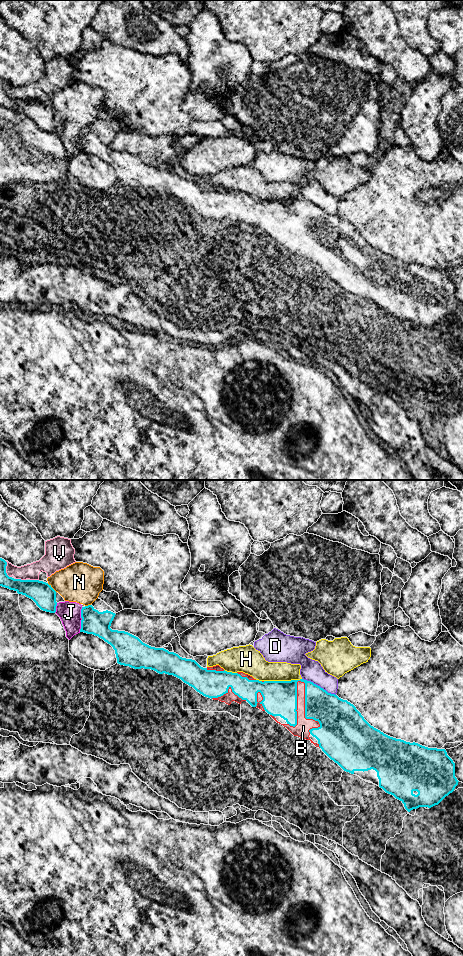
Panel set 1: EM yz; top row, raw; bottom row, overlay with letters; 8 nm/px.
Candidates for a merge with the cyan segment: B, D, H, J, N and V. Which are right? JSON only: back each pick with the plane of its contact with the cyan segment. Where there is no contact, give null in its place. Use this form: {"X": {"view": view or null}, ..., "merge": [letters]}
{"merge": []}

